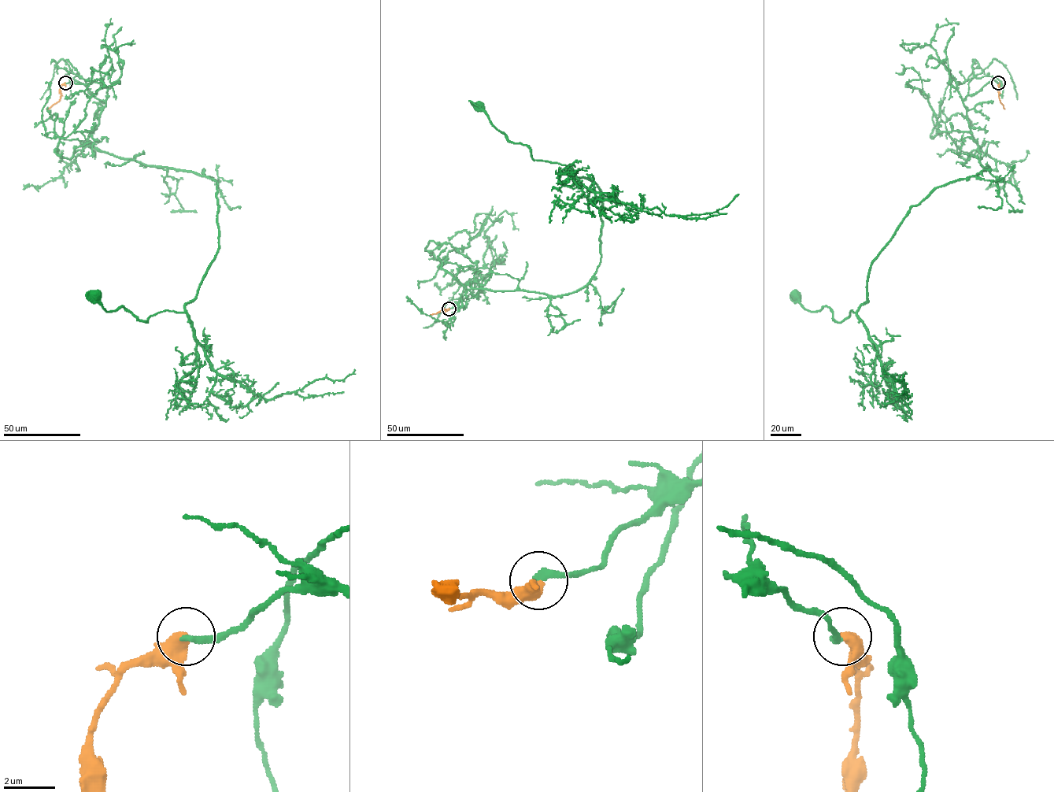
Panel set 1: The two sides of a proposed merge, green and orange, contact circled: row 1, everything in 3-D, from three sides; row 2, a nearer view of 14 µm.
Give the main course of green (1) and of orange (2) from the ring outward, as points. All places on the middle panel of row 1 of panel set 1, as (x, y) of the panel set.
1: (449, 309), (488, 273), (471, 286), (577, 292), (600, 257), (599, 187), (568, 166), (534, 160), (478, 105)
2: (449, 309), (430, 315)

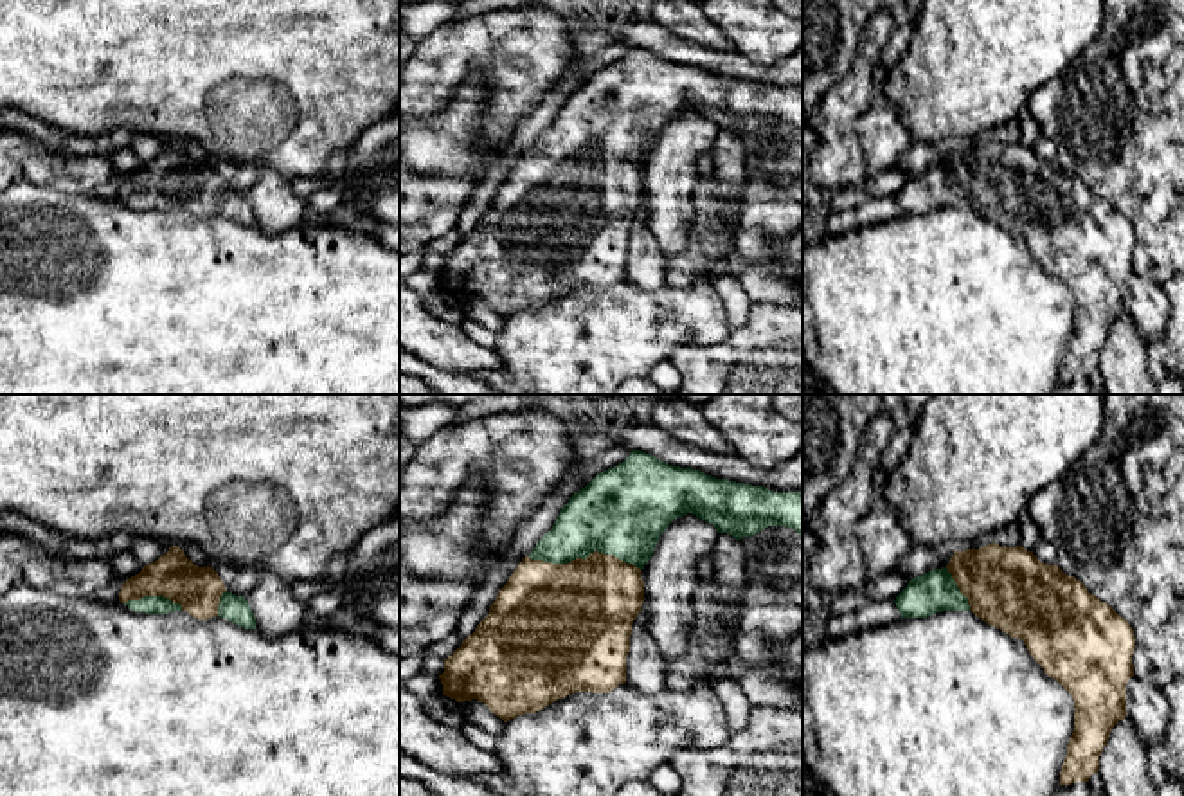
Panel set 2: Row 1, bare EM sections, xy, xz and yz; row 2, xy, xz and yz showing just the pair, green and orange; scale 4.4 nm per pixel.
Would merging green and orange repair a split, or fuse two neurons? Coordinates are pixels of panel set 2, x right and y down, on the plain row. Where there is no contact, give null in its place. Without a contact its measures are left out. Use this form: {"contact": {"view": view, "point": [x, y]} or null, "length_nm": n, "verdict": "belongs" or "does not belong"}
{"contact": {"view": "xz", "point": [583, 155]}, "length_nm": 500, "verdict": "belongs"}

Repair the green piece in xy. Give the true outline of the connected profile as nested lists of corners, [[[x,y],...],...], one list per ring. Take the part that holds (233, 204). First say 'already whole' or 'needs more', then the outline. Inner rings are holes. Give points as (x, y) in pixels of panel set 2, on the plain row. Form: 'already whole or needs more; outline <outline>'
needs more; outline [[[178,142],[128,175],[119,198],[146,211],[185,207],[193,214],[225,214],[239,223],[256,225],[256,214],[245,193],[225,185],[212,164],[194,162]]]

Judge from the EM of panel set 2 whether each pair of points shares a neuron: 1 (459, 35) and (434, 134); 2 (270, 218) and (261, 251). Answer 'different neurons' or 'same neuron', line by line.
1: different neurons
2: different neurons

